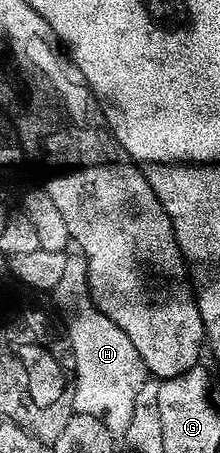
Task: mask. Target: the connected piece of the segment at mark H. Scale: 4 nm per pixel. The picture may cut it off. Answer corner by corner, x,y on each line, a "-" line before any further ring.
80,252
70,253
67,257
67,265
63,267
63,276
59,284
51,292
51,298
57,301
61,314
65,317
65,330
69,333
67,346
73,350
73,366
71,362
71,374
73,372
73,407
78,414
95,416
106,426
113,436
124,435
125,430
131,424
131,412
137,403
137,396
146,389
147,371
139,352
135,352
135,344
127,337
127,332
119,328
119,324
112,322
103,312
99,312
89,299
89,277
87,276
87,260

